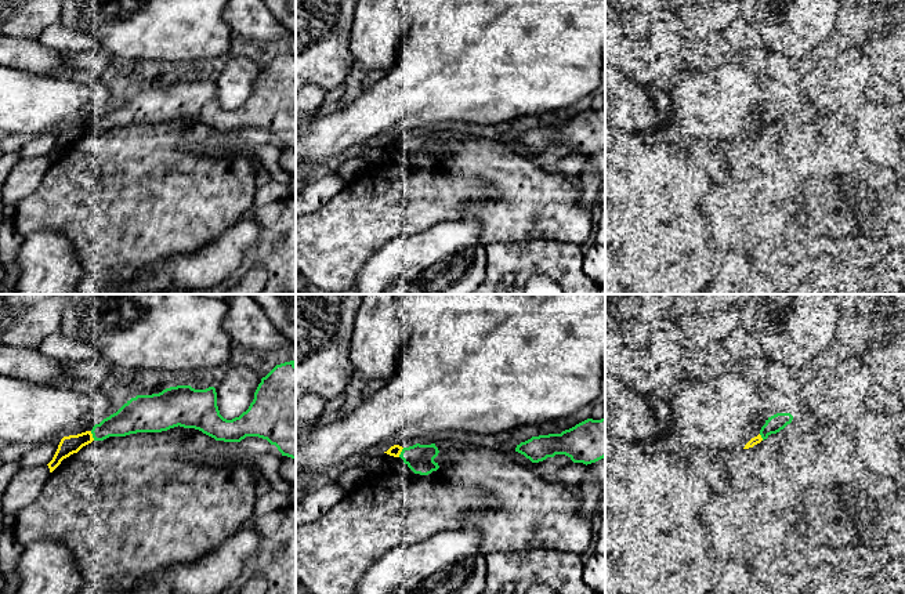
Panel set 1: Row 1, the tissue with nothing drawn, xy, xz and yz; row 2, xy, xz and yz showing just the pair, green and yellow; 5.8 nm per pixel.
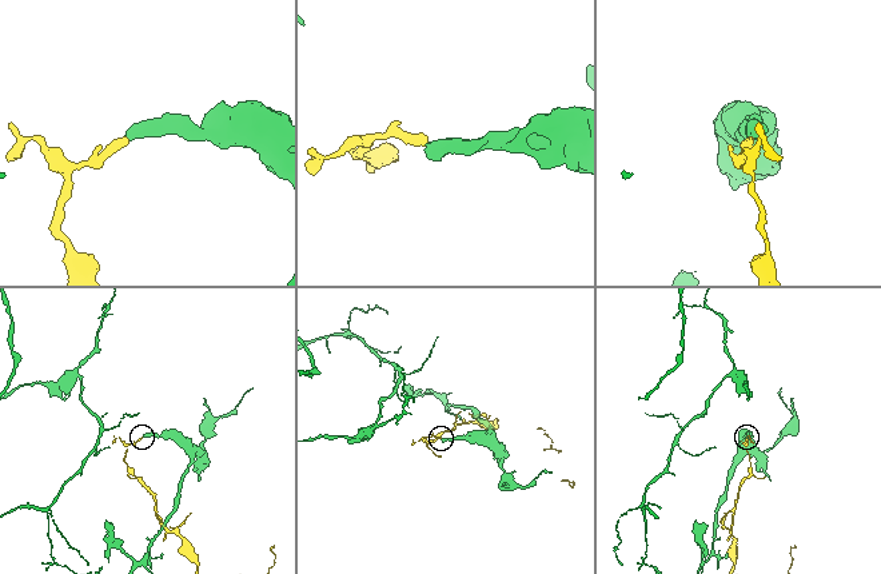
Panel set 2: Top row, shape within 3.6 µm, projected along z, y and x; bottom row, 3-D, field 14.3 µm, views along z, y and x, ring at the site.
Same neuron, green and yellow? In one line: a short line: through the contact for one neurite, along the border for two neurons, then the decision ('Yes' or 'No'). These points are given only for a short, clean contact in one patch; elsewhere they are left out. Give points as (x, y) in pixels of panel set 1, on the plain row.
No

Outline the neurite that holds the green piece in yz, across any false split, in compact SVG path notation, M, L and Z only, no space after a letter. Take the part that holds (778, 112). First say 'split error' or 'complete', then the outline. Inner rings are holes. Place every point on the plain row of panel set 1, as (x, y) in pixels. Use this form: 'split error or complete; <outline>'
complete; M777 104L765 111L765 115L760 120L760 126L767 130L771 124L777 124L790 115L793 106L790 104Z

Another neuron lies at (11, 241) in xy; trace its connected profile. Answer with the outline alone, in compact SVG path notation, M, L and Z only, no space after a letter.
M3 217L0 222L0 261L6 269L0 294L17 294L19 278L19 249L25 236L15 228L15 218Z

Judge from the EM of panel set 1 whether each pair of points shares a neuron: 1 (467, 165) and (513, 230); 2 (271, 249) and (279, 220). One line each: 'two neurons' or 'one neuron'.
1: one neuron
2: one neuron

